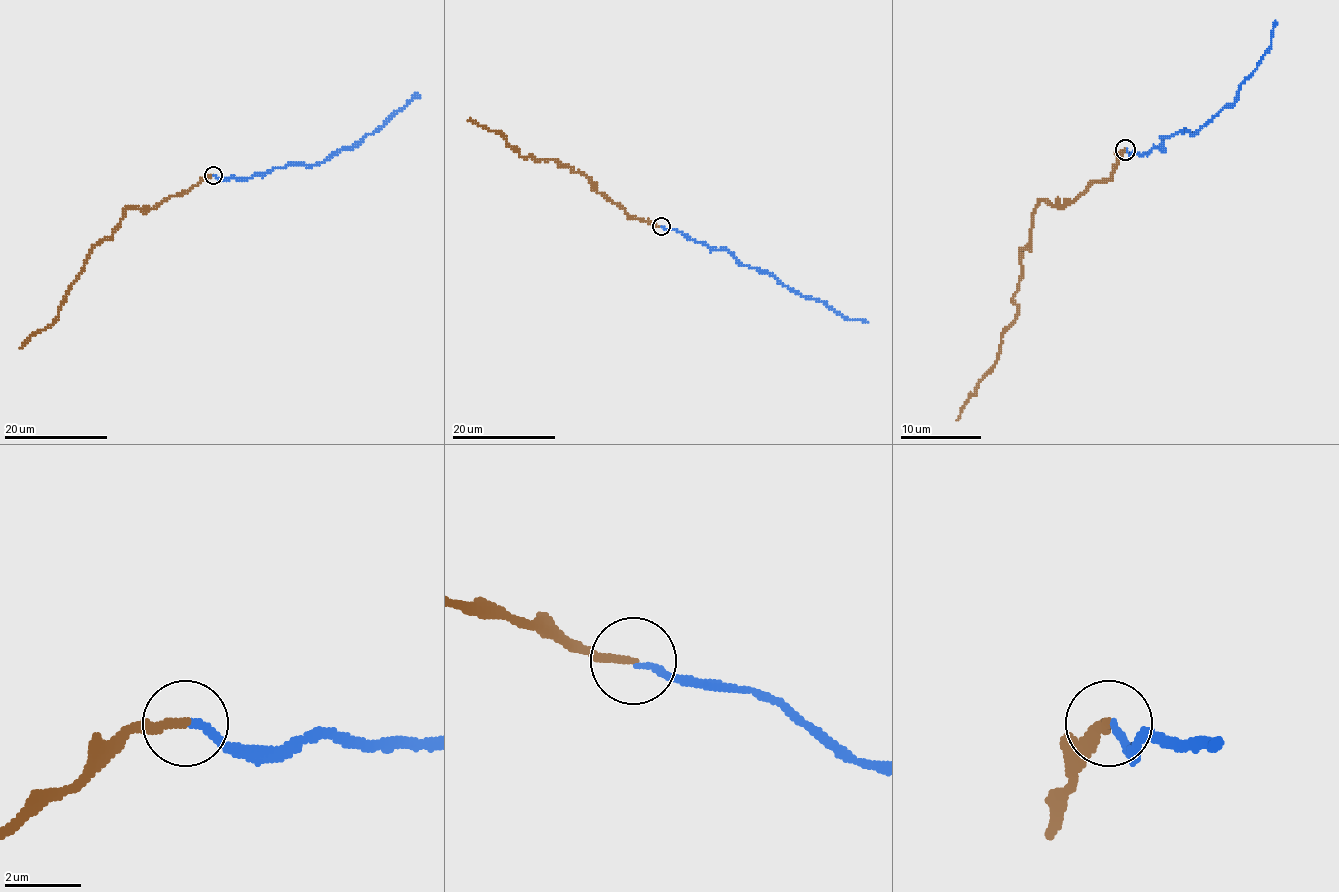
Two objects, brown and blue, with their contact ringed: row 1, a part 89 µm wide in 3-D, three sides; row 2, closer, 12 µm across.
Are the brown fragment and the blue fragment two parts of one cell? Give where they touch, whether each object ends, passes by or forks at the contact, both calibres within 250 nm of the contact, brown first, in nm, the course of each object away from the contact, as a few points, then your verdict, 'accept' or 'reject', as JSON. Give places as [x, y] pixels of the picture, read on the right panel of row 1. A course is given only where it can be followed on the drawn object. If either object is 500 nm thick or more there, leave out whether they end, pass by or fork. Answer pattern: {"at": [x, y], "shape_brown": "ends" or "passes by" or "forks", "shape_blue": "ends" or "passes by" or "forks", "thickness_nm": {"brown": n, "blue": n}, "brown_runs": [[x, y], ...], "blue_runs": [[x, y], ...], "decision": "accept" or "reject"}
{"at": [1125, 149], "shape_brown": "ends", "shape_blue": "ends", "thickness_nm": {"brown": 200, "blue": 170}, "brown_runs": [[1125, 150], [1112, 174], [1076, 201], [1037, 205], [1029, 243], [1021, 249], [1017, 318], [958, 420]], "blue_runs": [[1127, 150], [1147, 154], [1161, 138], [1192, 134], [1234, 101], [1240, 85], [1271, 48], [1271, 30], [1277, 22]], "decision": "accept"}

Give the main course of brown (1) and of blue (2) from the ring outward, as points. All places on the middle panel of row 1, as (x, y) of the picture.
1: (660, 226), (631, 218), (583, 174), (555, 160), (522, 157), (499, 133), (468, 120)
2: (660, 227), (677, 230), (711, 248), (726, 249), (742, 264), (771, 273), (845, 319), (868, 322)

